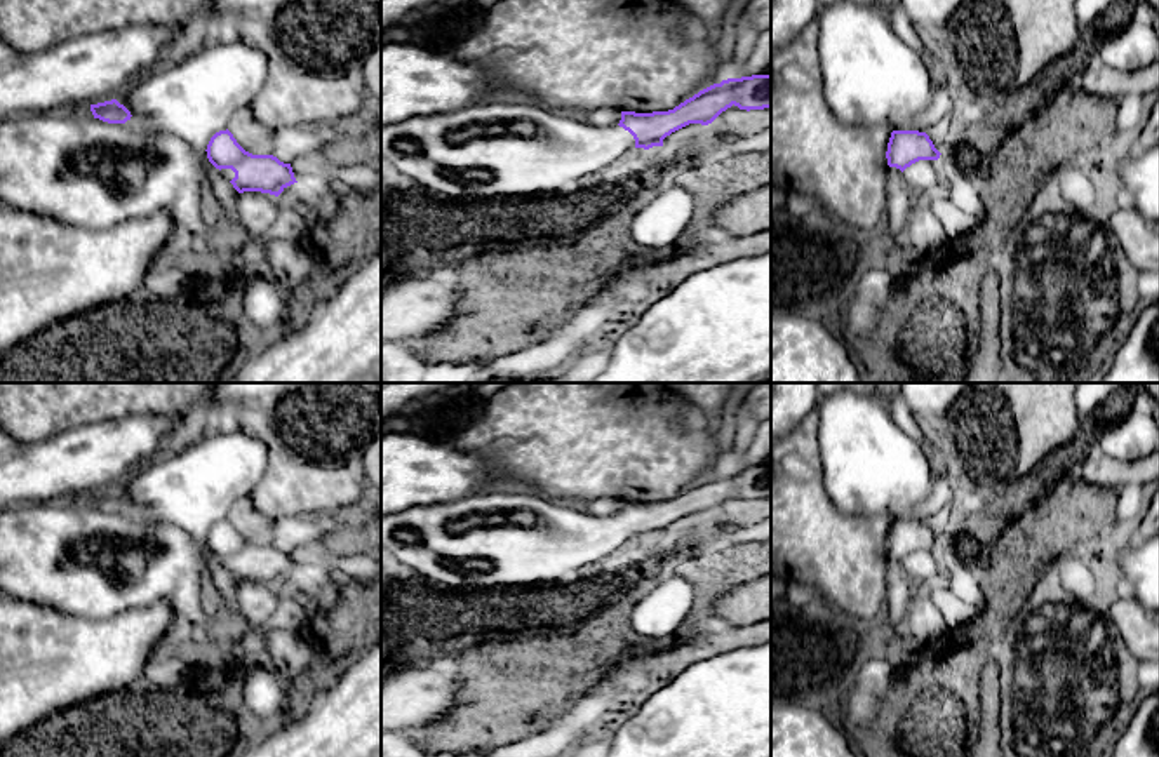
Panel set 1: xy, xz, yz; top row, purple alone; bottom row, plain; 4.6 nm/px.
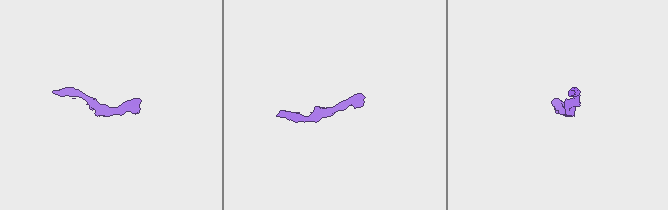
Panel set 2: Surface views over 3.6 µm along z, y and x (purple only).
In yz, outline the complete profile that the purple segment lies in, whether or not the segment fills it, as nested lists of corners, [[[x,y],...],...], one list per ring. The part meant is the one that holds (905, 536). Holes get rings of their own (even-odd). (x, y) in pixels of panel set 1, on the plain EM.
[[[893,520],[888,533],[888,555],[901,560],[915,586],[940,583],[943,553],[940,541],[926,522]]]

